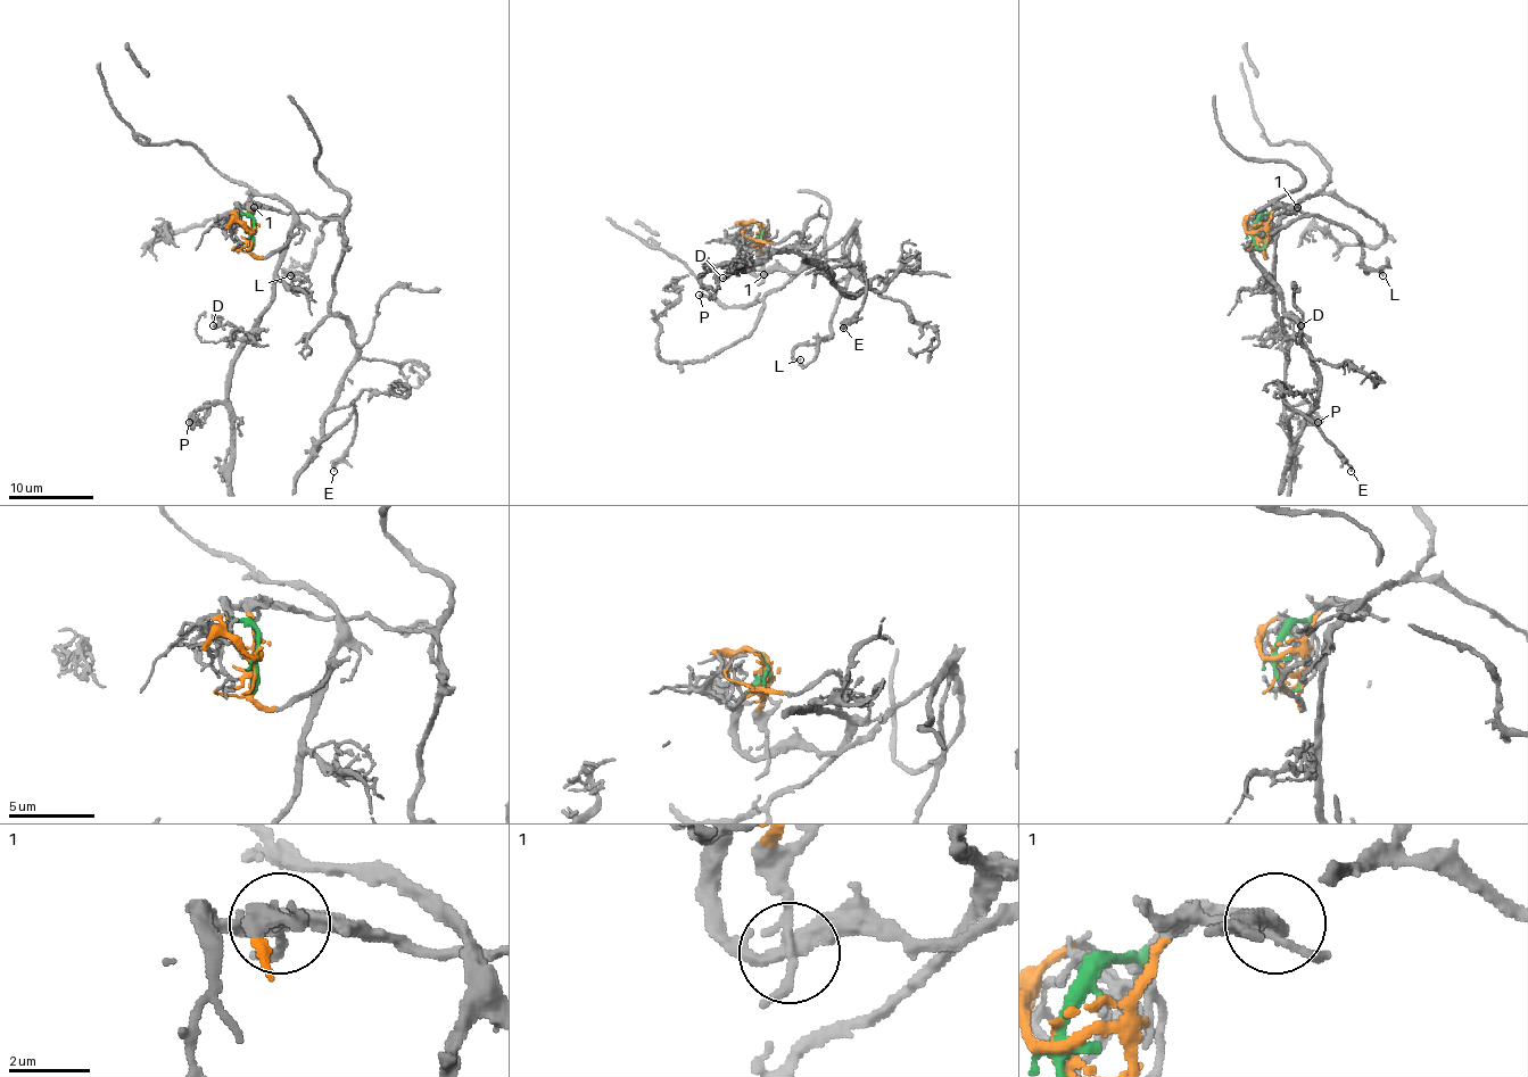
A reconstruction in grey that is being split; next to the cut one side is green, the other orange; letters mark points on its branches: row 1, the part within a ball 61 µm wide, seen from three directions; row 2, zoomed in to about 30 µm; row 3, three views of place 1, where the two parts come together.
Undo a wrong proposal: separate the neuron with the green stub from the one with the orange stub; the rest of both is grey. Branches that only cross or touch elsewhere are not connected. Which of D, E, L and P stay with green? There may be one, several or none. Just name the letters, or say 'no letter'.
E, L

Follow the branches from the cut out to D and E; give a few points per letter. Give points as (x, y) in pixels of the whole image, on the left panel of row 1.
D: (253, 237), (256, 256), (272, 256), (290, 237), (275, 296), (255, 338), (231, 323), (212, 325)
E: (253, 237), (238, 205), (341, 224), (331, 311), (350, 325), (356, 355), (322, 438), (356, 417), (333, 470)

